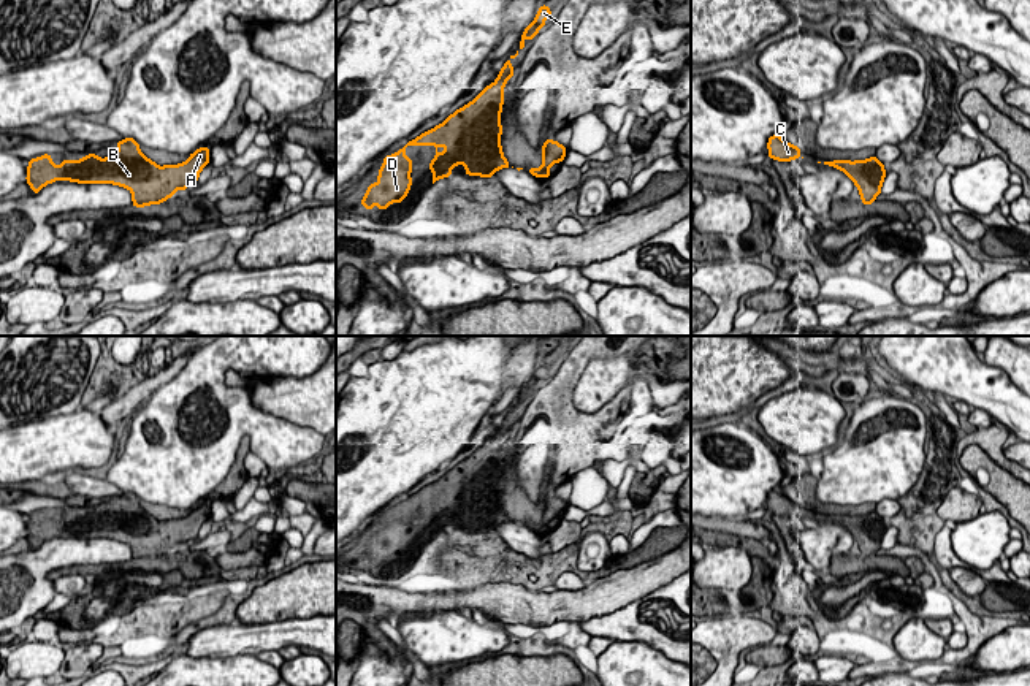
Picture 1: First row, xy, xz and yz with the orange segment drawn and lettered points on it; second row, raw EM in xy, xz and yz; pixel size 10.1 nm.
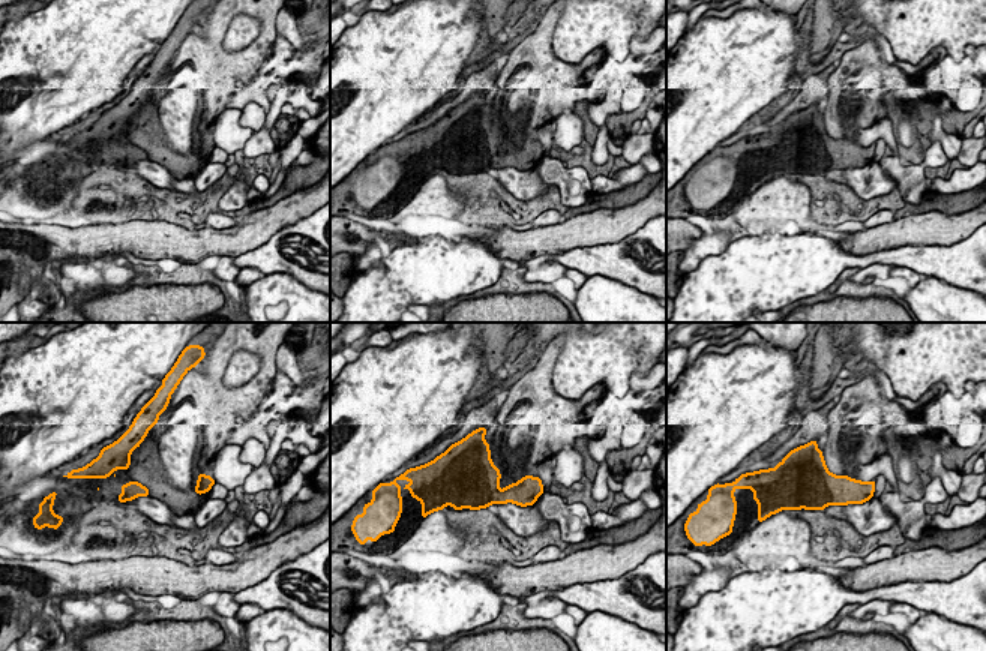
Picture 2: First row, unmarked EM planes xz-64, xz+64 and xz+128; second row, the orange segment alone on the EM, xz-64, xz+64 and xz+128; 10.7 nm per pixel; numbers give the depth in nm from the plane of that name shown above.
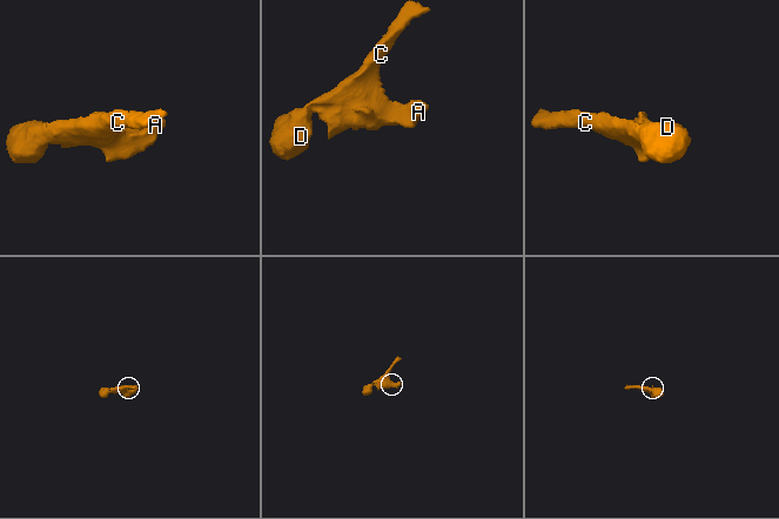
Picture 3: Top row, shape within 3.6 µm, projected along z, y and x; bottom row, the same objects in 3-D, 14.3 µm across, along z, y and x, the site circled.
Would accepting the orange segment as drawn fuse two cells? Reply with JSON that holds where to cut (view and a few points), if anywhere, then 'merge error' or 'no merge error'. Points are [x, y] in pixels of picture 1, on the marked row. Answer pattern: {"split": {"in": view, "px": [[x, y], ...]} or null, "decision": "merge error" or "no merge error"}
{"split": null, "decision": "no merge error"}

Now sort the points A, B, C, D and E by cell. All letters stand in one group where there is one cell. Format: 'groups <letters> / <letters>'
groups A B C D E

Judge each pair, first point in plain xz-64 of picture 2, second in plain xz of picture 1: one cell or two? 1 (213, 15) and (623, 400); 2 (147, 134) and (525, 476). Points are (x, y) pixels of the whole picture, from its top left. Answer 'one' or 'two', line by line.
1: one
2: two

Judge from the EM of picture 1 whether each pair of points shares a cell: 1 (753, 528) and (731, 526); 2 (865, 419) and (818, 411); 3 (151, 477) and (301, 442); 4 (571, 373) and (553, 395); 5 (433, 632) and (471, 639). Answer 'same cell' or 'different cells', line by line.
1: same cell
2: different cells
3: same cell
4: same cell
5: same cell

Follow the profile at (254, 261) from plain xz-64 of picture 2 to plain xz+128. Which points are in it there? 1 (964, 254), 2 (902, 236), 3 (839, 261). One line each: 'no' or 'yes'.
1: yes
2: no
3: yes

